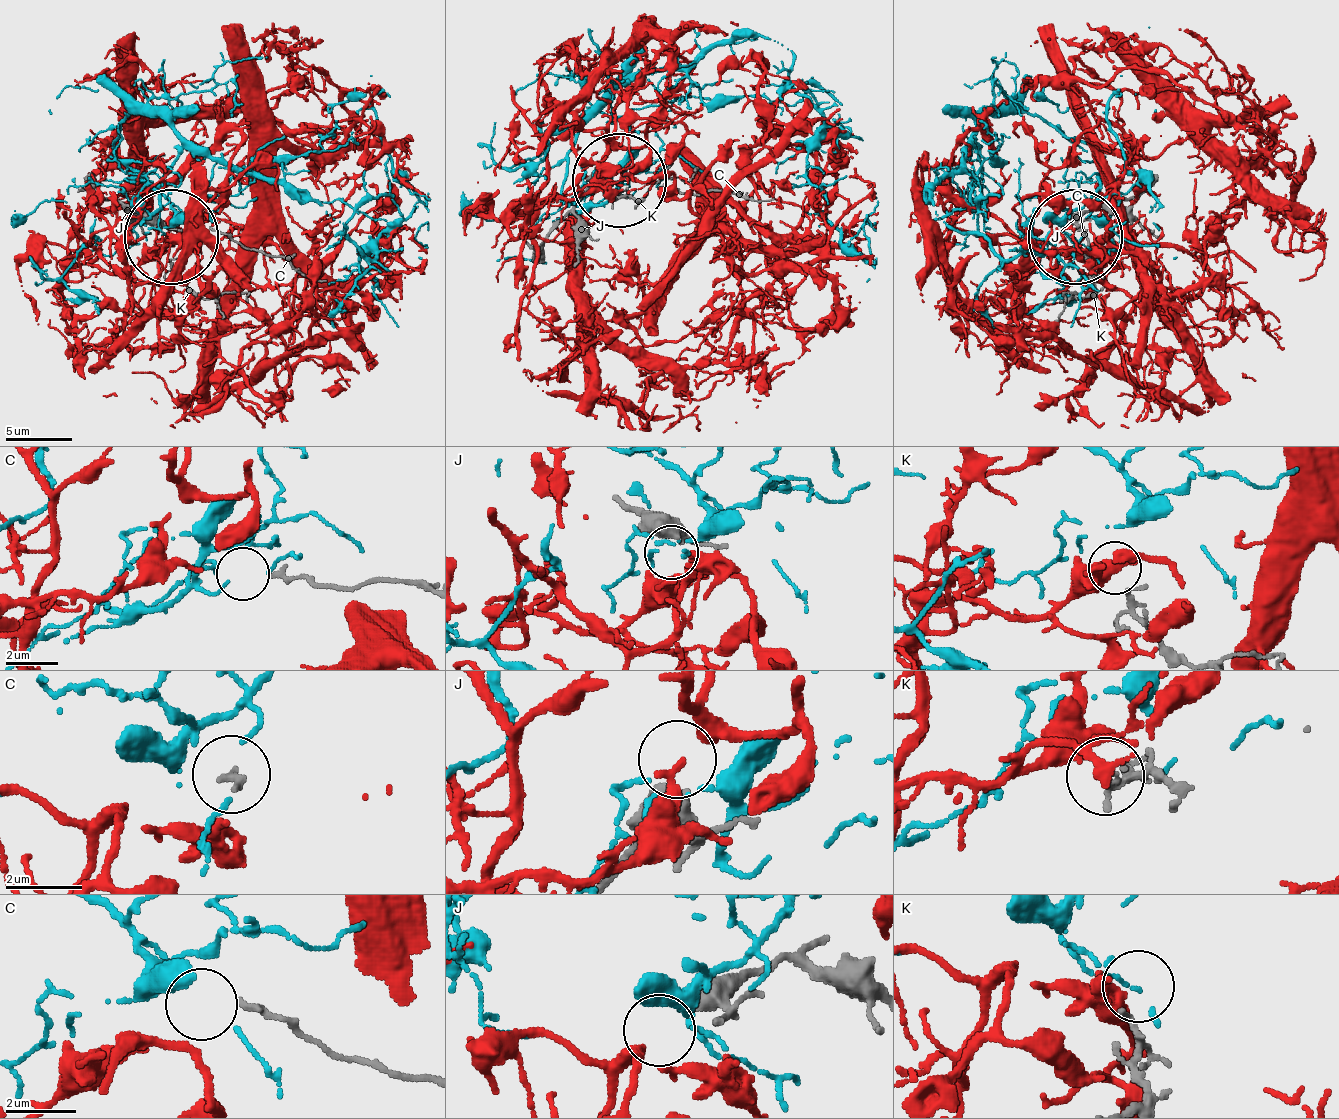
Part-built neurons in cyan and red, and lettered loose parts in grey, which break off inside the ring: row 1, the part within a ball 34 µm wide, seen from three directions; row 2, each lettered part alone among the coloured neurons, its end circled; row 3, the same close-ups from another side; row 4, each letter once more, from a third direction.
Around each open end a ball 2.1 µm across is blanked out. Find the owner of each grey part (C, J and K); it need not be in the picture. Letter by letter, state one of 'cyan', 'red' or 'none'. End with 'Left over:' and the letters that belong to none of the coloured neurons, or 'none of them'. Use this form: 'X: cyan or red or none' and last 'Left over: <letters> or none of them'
C: none
J: red
K: none
Left over: C, K

